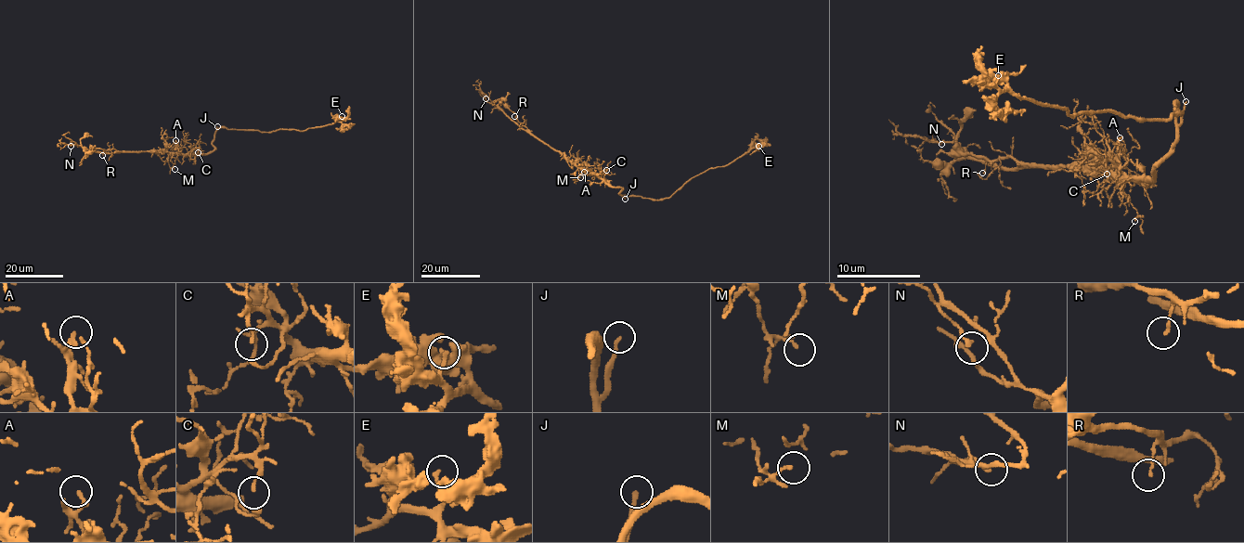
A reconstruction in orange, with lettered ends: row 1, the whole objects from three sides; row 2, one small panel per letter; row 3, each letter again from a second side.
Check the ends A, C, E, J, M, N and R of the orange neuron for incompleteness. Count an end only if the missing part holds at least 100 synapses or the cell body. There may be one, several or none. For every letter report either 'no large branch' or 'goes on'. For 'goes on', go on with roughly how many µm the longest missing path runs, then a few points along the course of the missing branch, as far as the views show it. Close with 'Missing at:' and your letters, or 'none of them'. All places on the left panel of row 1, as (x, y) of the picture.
A: no large branch
C: no large branch
E: no large branch
J: goes on; about 50 µm are missing; missing branch runs (217, 126), (200, 126), (173, 135), (174, 154), (179, 156)
M: no large branch
N: no large branch
R: no large branch
Missing at: J

